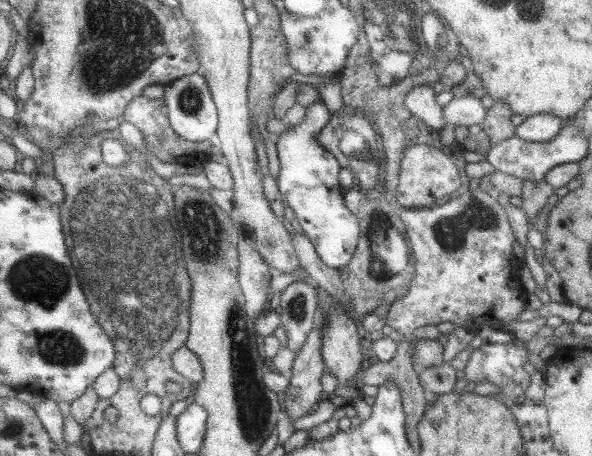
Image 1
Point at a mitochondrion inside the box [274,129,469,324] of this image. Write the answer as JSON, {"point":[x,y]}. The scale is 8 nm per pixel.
{"point":[382,234]}

